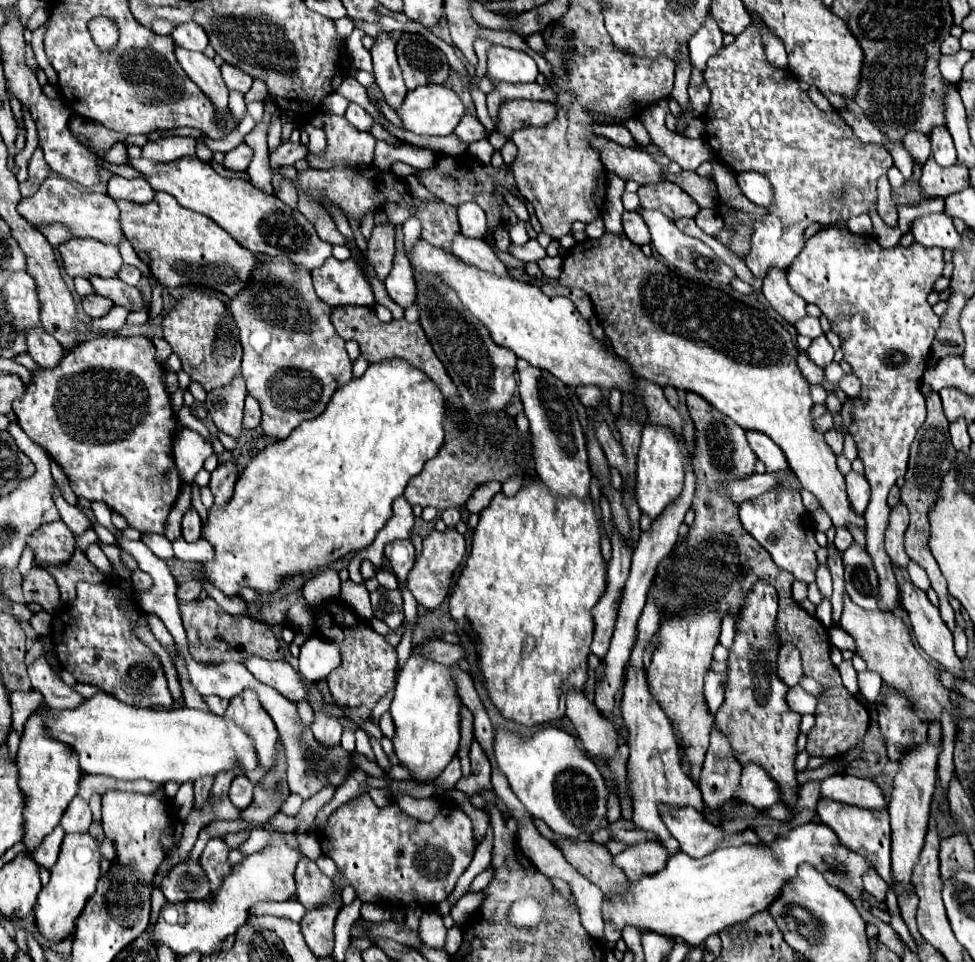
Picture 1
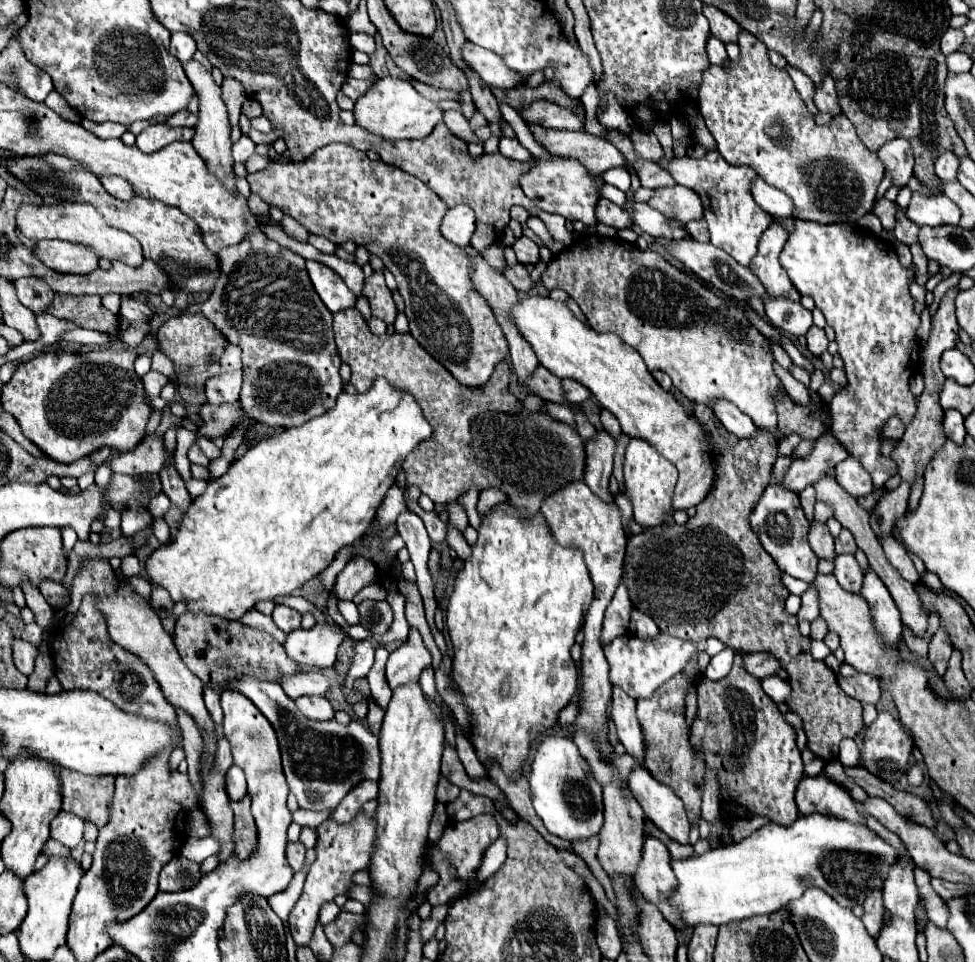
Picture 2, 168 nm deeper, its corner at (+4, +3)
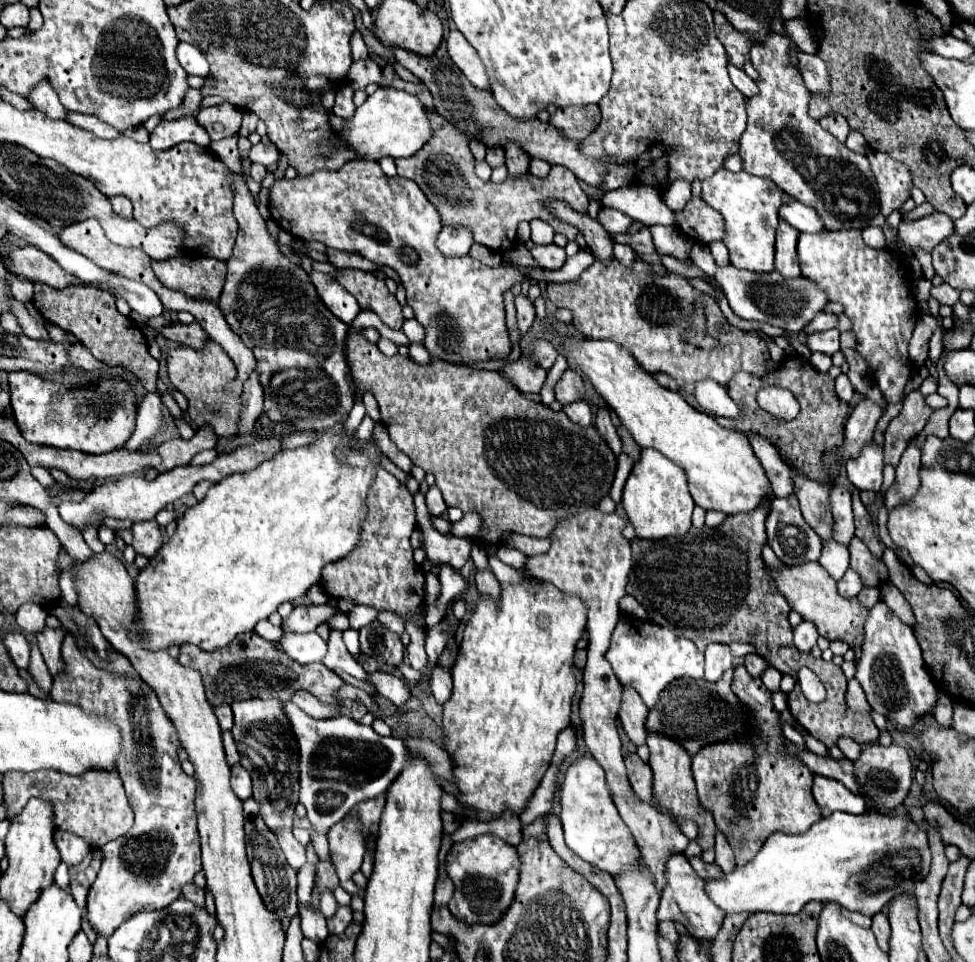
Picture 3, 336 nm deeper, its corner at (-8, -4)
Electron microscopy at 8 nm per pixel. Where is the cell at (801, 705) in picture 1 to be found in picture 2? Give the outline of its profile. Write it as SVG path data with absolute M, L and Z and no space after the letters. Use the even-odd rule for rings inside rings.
M779 676L765 678L761 684L763 684L763 690L767 692L767 696L771 696L777 704L785 704L791 696L791 686L787 684L787 680L781 680Z

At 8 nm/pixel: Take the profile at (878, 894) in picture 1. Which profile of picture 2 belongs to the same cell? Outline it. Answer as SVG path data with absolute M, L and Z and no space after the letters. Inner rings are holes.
M875 890L871 892L871 896L867 896L867 900L863 902L863 908L865 908L865 914L863 914L863 924L867 928L867 932L871 936L877 936L879 930L881 930L881 918L883 918L883 898L881 898L881 890Z

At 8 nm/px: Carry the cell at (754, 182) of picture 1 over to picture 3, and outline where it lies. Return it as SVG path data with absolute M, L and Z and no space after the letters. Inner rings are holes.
M793 201L791 205L783 205L779 213L781 213L781 217L783 217L789 225L793 225L793 227L799 229L799 231L805 231L805 233L825 231L823 221L819 219L819 215L817 215L811 207L803 205L803 203L799 203L799 201Z

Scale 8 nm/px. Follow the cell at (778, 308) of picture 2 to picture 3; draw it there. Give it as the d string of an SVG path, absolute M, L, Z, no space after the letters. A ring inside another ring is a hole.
M819 313L809 327L805 329L805 333L815 333L815 331L827 331L827 329L835 329L837 327L837 315L835 313Z

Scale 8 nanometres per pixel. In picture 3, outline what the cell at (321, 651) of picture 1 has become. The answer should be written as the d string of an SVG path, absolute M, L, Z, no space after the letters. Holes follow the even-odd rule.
M285 631L281 637L281 647L297 663L321 661L327 653L327 643L315 631L311 631L311 633Z

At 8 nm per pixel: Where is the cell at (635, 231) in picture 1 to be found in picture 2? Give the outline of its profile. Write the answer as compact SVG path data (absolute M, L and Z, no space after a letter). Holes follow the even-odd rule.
M601 198L599 204L597 204L597 220L601 224L607 224L607 226L617 228L617 230L633 226L629 212L625 208L619 208L617 204L605 200L605 198Z

